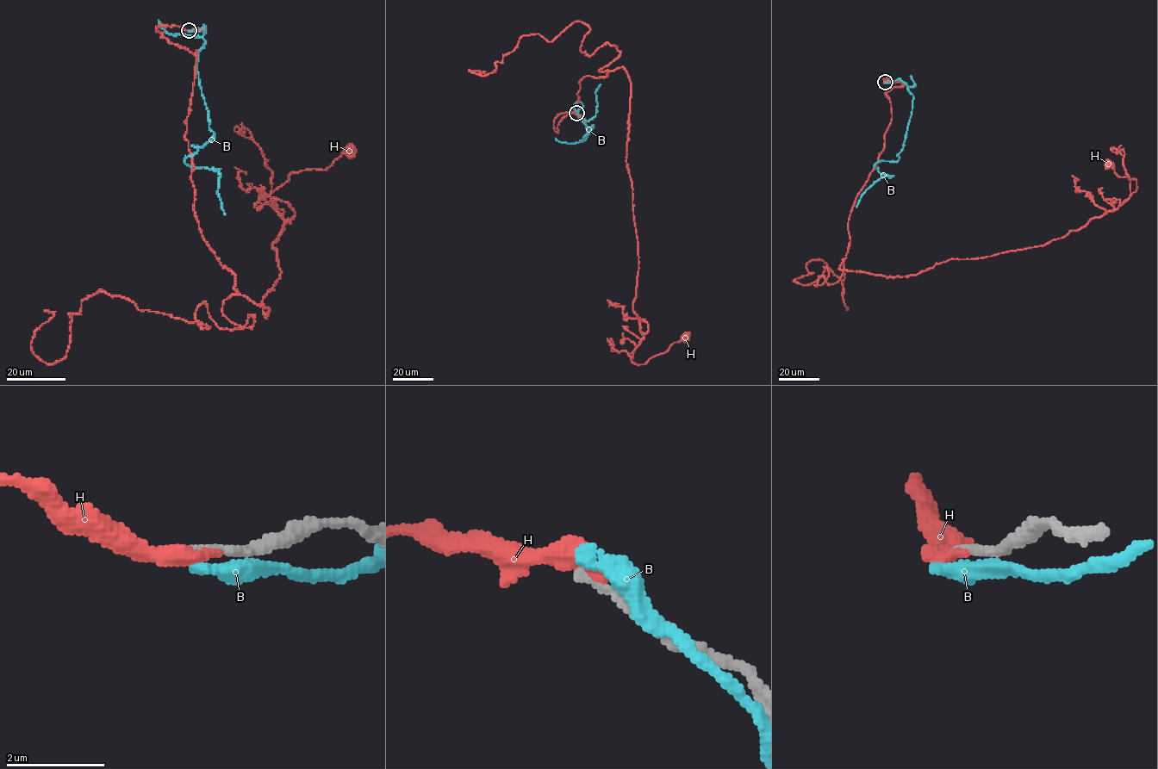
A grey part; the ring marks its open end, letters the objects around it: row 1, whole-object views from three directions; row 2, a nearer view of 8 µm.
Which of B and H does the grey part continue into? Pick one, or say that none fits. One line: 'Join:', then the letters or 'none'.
Join: H

